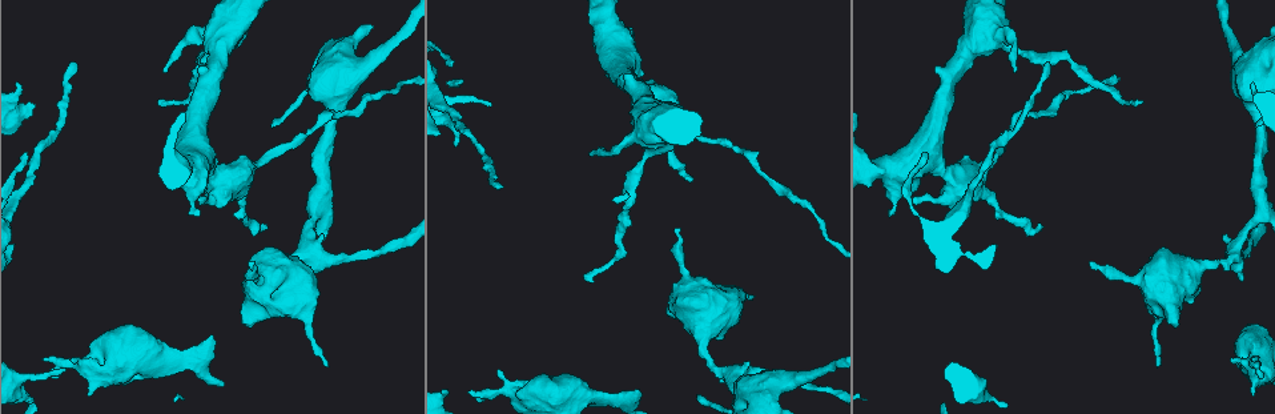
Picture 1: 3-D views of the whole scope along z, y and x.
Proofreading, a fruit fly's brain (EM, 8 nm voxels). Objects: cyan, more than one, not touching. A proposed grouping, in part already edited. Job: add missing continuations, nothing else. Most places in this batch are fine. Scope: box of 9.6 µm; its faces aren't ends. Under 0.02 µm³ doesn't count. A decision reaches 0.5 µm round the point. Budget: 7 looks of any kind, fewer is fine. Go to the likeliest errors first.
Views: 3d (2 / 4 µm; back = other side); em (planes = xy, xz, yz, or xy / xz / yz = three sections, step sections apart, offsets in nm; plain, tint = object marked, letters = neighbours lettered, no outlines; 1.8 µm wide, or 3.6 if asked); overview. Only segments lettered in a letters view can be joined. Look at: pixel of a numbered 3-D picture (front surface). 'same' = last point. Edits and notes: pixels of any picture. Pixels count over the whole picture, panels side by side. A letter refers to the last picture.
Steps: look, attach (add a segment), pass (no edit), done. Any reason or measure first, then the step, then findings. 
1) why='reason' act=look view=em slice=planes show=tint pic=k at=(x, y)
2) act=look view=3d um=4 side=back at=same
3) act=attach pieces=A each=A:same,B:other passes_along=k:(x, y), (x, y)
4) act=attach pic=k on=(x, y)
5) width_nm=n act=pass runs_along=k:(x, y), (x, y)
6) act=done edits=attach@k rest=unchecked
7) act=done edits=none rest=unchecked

why='branch stops here' act=look view=em slice=xy step=8 show=letters pic=1 at=(62, 371)

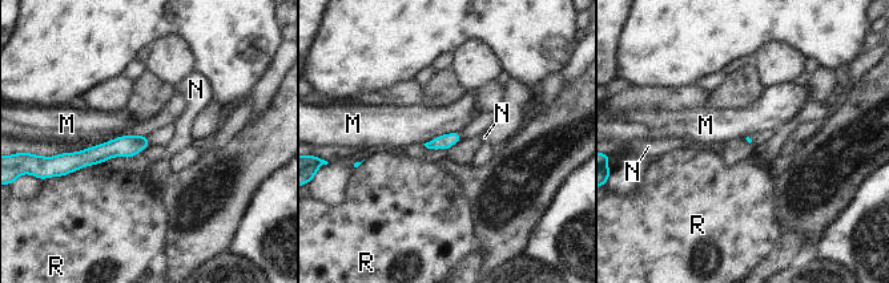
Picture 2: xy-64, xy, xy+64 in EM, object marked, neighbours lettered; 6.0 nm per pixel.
longest_contact=R:260nm act=pass each=M:other,N:other,R:other found='no lettered segment goes on from it'

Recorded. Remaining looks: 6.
why='an open end' act=look view=em slice=yz step=4 show=letters pic=1 at=(267, 226)

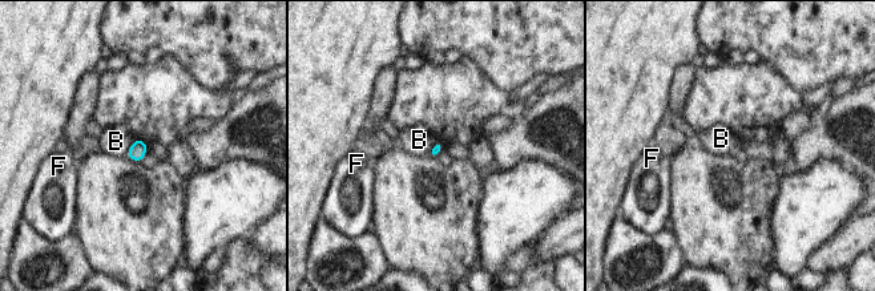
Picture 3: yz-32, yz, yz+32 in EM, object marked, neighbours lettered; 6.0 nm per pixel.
act=pass each=B:other,F:other border=3:(134, 138), (125, 156) found='no lettered segment goes on from it'

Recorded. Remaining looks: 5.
why='free end' act=look view=3d um=4 pic=1 at=(502, 187)

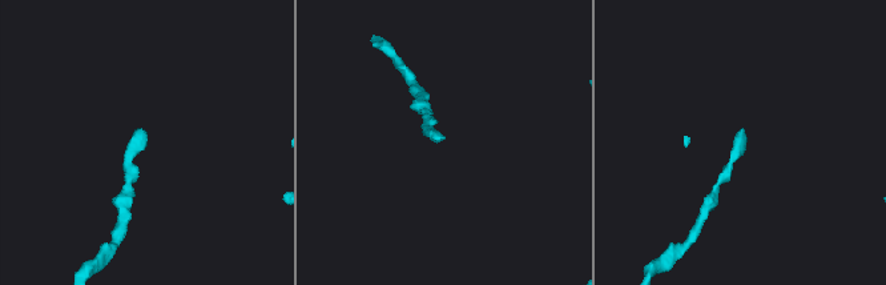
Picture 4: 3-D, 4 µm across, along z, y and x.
act=look view=em slice=yz step=16 show=tint pic=4 at=(144, 136)

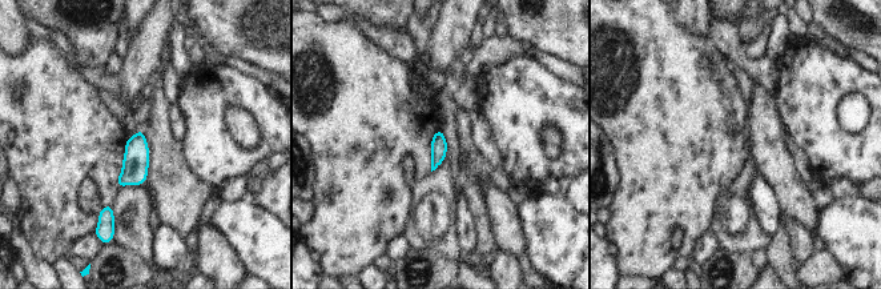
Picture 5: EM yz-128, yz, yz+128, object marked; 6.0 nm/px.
why='cut it another way' act=look view=em slice=planes show=letters at=same

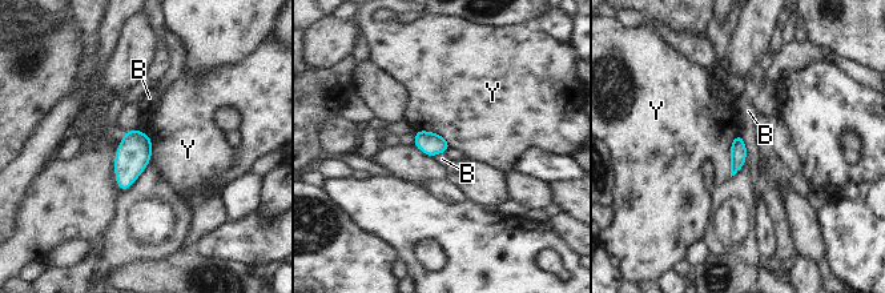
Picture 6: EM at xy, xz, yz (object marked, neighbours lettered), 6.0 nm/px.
width_nm=100 act=pass each=B:other,Y:other border=6:(740, 132), (748, 152) found='no lettered segment goes on from it'

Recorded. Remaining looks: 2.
act=done edits=none rest=unchecked

